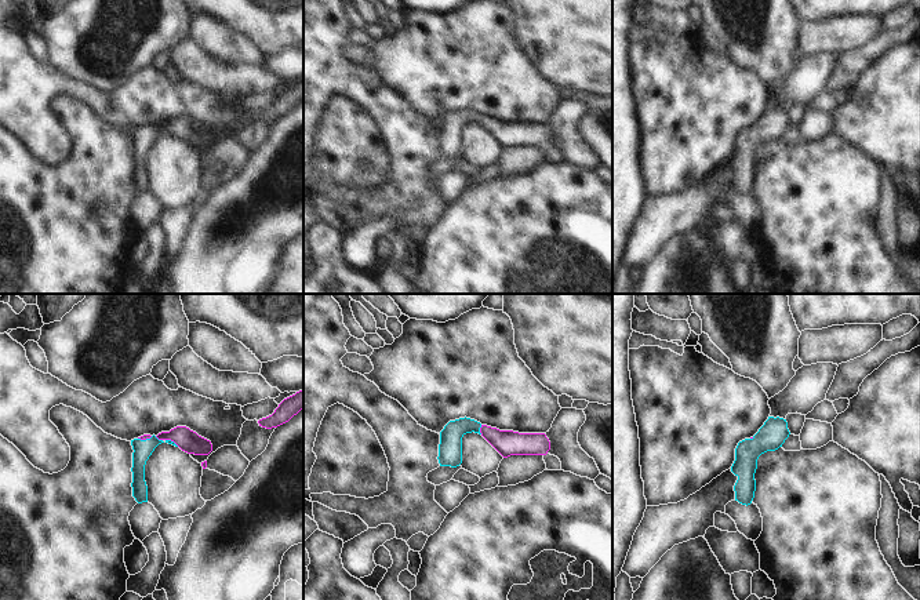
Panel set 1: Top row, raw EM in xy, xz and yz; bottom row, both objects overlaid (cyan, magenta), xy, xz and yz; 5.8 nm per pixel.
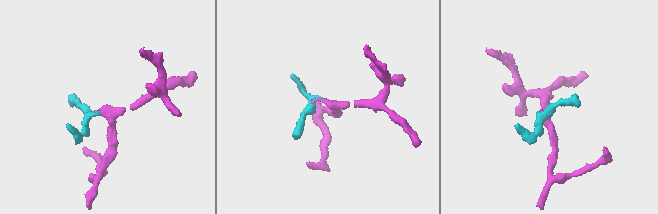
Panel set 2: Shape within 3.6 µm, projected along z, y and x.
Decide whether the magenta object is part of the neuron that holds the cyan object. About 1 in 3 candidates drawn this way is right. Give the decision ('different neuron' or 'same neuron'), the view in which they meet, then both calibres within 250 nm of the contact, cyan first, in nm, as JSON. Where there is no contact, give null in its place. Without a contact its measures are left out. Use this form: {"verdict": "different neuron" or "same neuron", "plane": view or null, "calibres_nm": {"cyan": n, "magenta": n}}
{"verdict": "same neuron", "plane": "xz", "calibres_nm": {"cyan": 140, "magenta": 150}}

